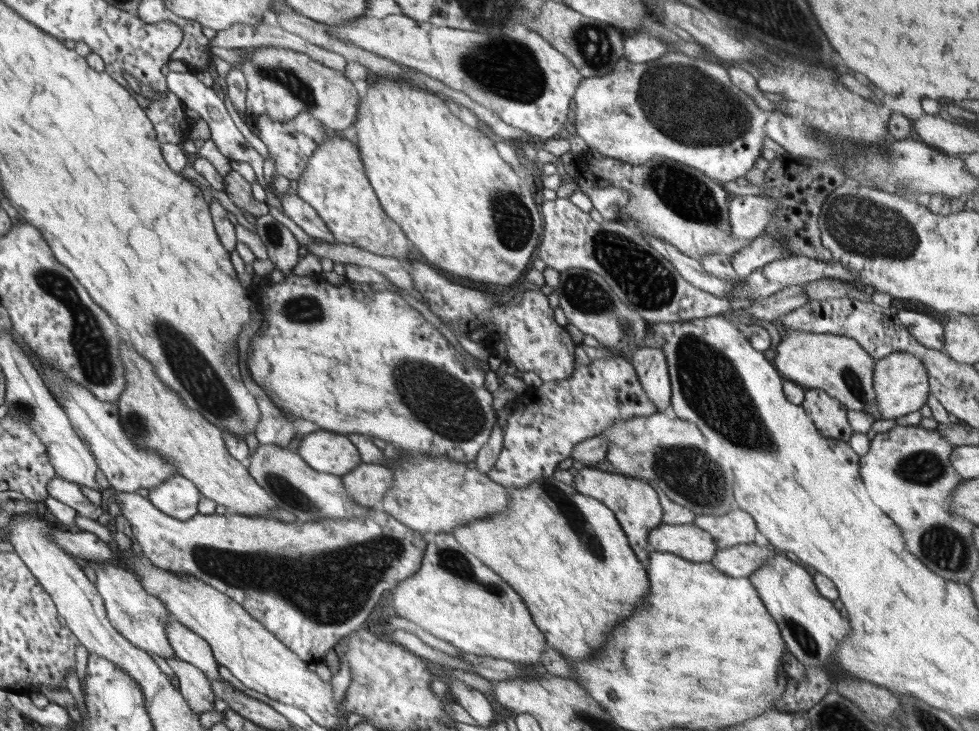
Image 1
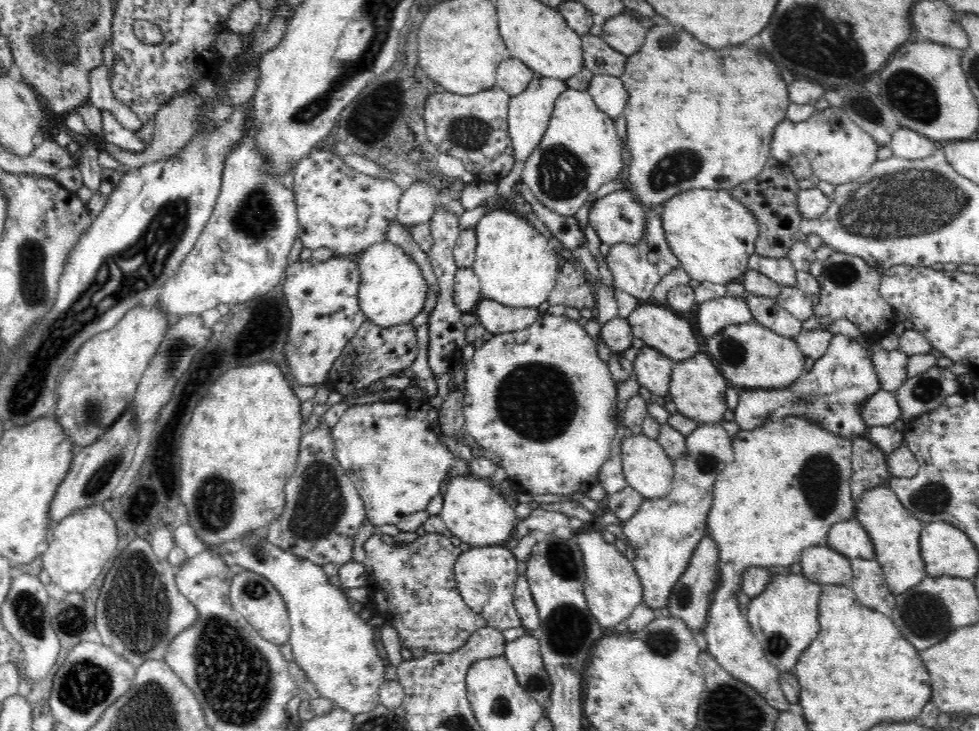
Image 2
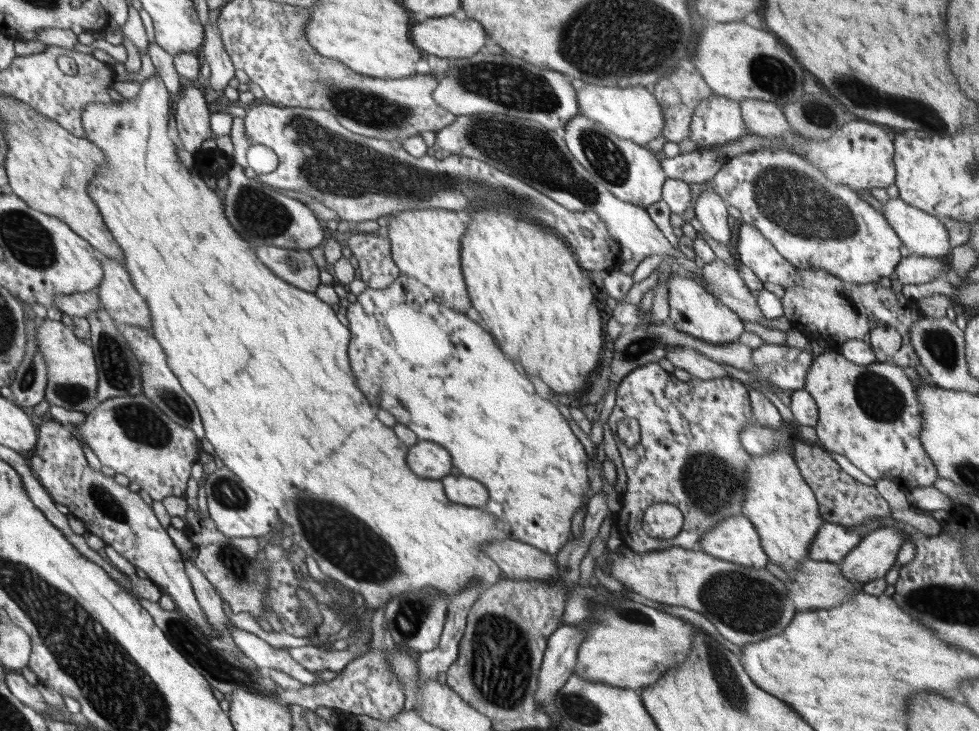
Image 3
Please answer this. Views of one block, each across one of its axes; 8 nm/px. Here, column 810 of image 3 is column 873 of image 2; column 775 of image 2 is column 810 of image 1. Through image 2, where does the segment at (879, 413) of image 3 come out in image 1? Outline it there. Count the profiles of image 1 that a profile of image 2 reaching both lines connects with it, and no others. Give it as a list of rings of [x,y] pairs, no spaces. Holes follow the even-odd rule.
[[[805,390],[801,408],[807,412],[811,424],[823,438],[849,442],[853,430],[845,420],[845,408],[829,398],[829,394],[821,390]]]

